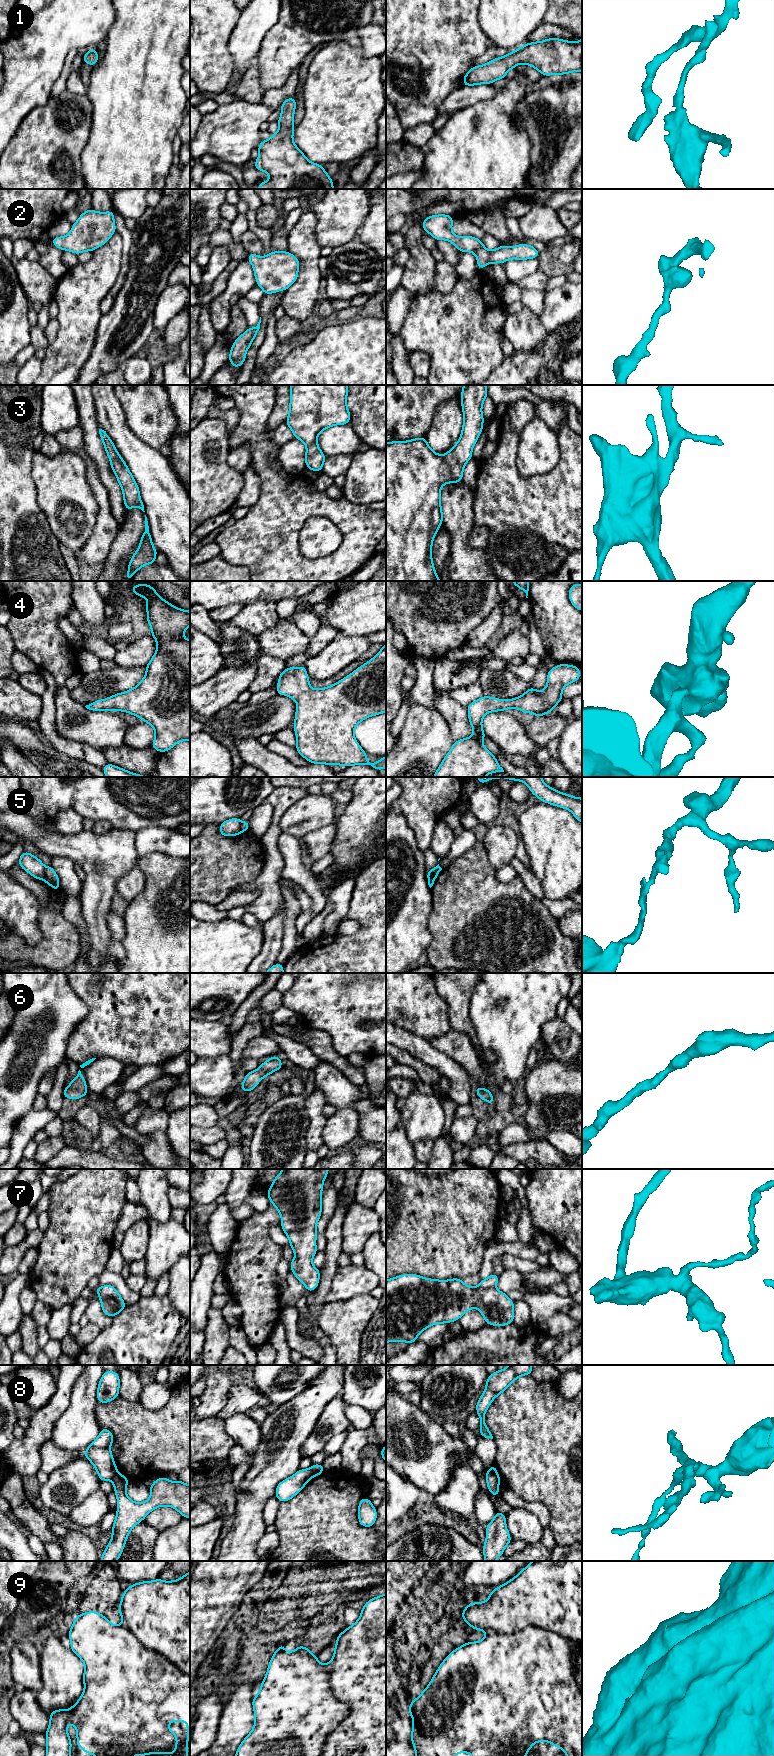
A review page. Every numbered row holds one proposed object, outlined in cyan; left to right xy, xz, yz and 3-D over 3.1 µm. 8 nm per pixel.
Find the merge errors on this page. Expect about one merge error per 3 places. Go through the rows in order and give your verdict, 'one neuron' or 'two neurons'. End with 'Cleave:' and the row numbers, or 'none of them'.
1: one neuron
2: one neuron
3: one neuron
4: one neuron
5: two neurons
6: one neuron
7: two neurons
8: two neurons
9: two neurons
Cleave: 5, 7, 8, 9

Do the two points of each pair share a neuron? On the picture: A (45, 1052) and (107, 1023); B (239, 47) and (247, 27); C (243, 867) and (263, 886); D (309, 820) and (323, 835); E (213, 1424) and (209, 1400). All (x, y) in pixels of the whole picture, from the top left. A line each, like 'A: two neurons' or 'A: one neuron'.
A: two neurons
B: one neuron
C: two neurons
D: two neurons
E: two neurons

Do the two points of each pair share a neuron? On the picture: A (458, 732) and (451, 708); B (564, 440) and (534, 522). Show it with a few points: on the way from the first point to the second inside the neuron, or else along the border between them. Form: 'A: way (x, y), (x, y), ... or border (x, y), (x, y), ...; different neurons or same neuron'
A: way (458, 726), (455, 714); same neuron
B: way (567, 460), (567, 489), (554, 502); same neuron

